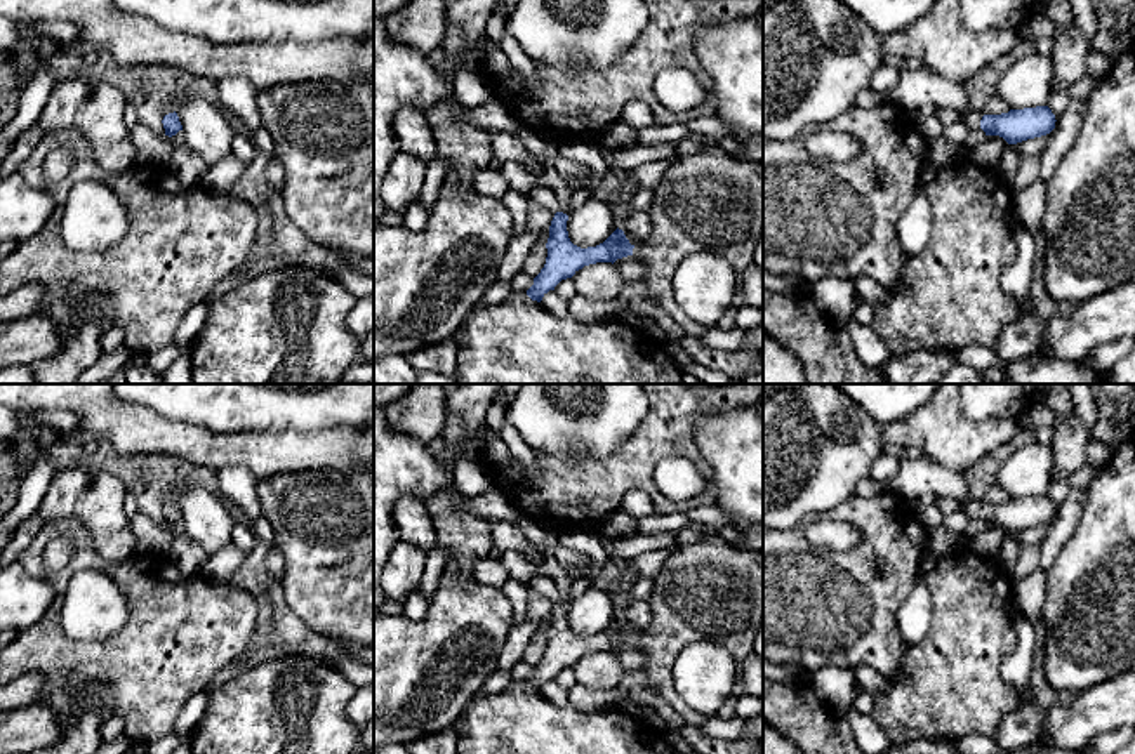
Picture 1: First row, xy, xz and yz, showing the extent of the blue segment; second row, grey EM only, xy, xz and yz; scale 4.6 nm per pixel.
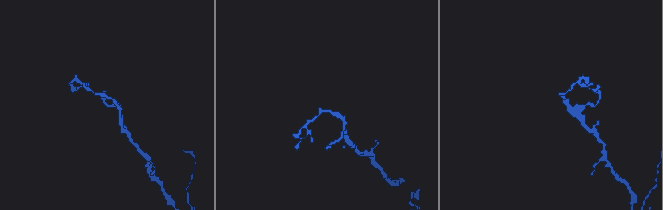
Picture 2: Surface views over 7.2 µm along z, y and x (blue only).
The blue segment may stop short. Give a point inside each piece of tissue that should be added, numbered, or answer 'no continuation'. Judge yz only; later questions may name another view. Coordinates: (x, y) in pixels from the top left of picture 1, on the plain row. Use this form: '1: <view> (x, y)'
1: yz (916, 478)

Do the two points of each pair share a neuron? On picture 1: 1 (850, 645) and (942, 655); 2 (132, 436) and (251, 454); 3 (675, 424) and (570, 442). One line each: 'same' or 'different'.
1: different
2: same
3: different

